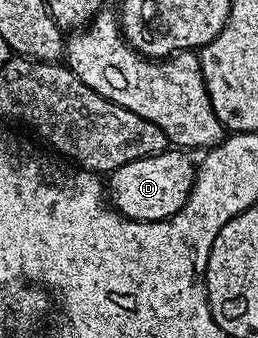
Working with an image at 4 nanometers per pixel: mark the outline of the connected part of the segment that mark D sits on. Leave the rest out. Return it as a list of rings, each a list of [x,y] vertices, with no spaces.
[[[170,148],[143,160],[131,160],[131,164],[112,171],[107,178],[107,190],[117,213],[133,222],[158,222],[178,214],[187,204],[197,179],[197,166],[185,154],[188,153]]]

